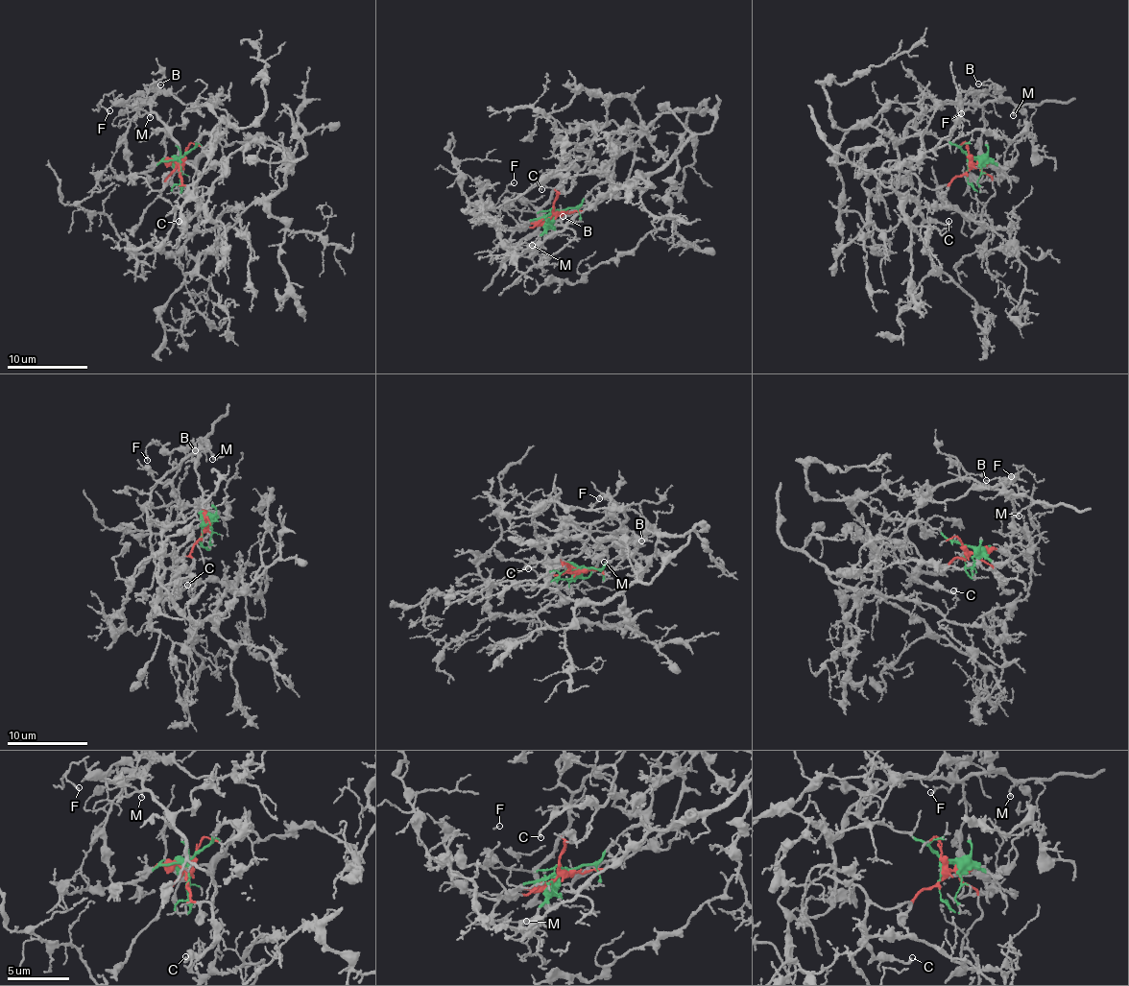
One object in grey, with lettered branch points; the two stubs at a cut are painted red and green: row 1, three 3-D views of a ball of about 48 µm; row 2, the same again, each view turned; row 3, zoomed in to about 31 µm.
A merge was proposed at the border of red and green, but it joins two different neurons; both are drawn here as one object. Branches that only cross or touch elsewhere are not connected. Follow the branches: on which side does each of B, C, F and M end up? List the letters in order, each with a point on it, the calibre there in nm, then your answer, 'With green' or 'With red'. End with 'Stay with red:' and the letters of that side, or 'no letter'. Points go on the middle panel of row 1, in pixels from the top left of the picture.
B: Place: (563, 216). Thickness 120 nm. With red
C: Place: (541, 189). Thickness 200 nm. With red
F: Place: (514, 182). Thickness 140 nm. With green
M: Place: (532, 245). Thickness 140 nm. With red
Stay with red: B, C, M

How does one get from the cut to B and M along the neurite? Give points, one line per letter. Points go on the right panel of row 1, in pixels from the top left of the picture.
B: (968, 163), (939, 188), (895, 164), (906, 128), (927, 109), (948, 102), (996, 102), (996, 87), (977, 84)
M: (968, 163), (939, 188), (895, 164), (909, 124), (945, 102), (1008, 100), (1014, 116)

